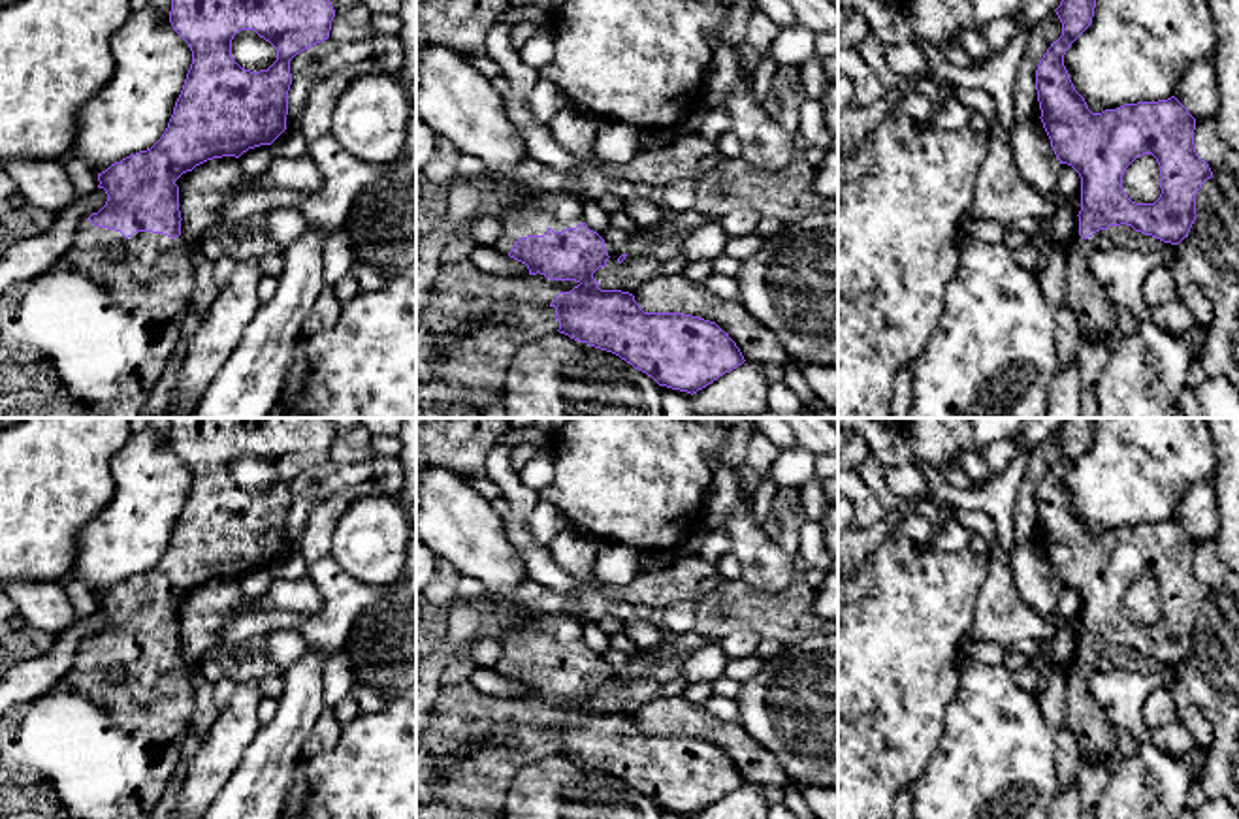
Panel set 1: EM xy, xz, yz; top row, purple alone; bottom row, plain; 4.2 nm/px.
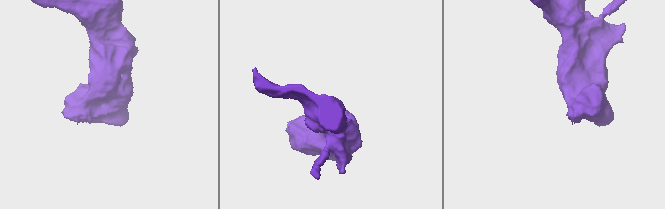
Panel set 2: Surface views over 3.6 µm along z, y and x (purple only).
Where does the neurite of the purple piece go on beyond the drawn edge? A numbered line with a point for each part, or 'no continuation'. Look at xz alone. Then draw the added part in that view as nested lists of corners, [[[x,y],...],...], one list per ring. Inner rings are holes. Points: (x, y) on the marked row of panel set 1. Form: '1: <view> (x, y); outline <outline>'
1: xz (522, 215); outline [[[533,192],[529,196],[514,196],[499,200],[491,209],[503,220],[503,233],[495,247],[507,254],[520,237],[544,235],[550,228],[554,232],[563,232],[584,222],[582,201],[569,192]]]

